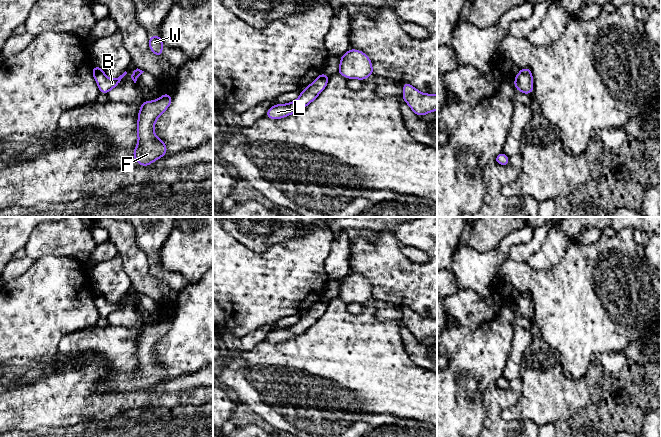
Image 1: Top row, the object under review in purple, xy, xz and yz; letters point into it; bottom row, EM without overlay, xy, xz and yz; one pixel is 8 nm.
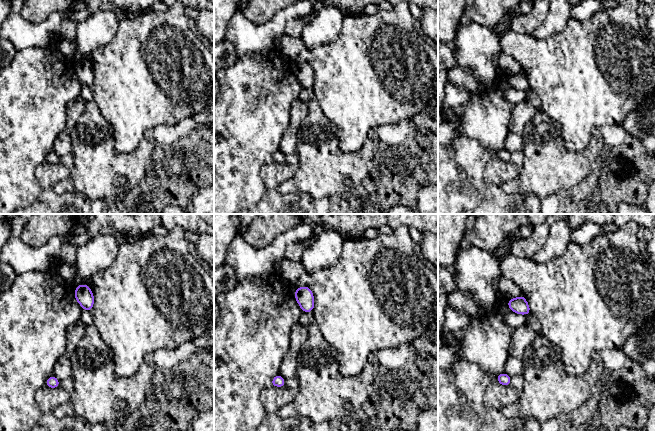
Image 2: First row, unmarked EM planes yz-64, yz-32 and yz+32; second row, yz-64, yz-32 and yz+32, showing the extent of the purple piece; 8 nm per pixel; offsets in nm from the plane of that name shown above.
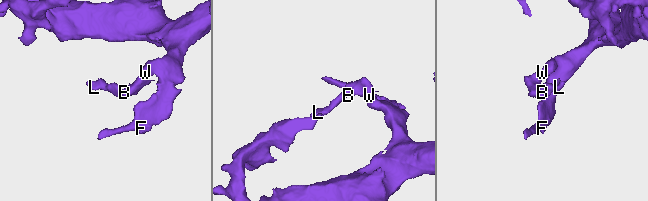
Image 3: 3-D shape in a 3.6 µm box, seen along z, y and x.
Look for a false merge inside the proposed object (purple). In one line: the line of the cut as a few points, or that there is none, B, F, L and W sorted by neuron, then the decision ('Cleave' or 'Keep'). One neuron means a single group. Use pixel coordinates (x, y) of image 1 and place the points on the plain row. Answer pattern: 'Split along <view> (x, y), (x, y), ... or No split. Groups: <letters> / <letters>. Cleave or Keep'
No split. Groups: B F L W. Keep

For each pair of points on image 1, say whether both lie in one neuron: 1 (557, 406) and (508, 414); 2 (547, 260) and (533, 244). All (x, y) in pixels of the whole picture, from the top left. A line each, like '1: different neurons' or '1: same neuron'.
1: same neuron
2: different neurons

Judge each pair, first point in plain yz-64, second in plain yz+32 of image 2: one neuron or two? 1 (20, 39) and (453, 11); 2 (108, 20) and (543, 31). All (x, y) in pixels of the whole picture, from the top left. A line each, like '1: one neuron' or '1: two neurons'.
1: two neurons
2: one neuron

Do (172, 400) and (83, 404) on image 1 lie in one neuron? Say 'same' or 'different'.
same

